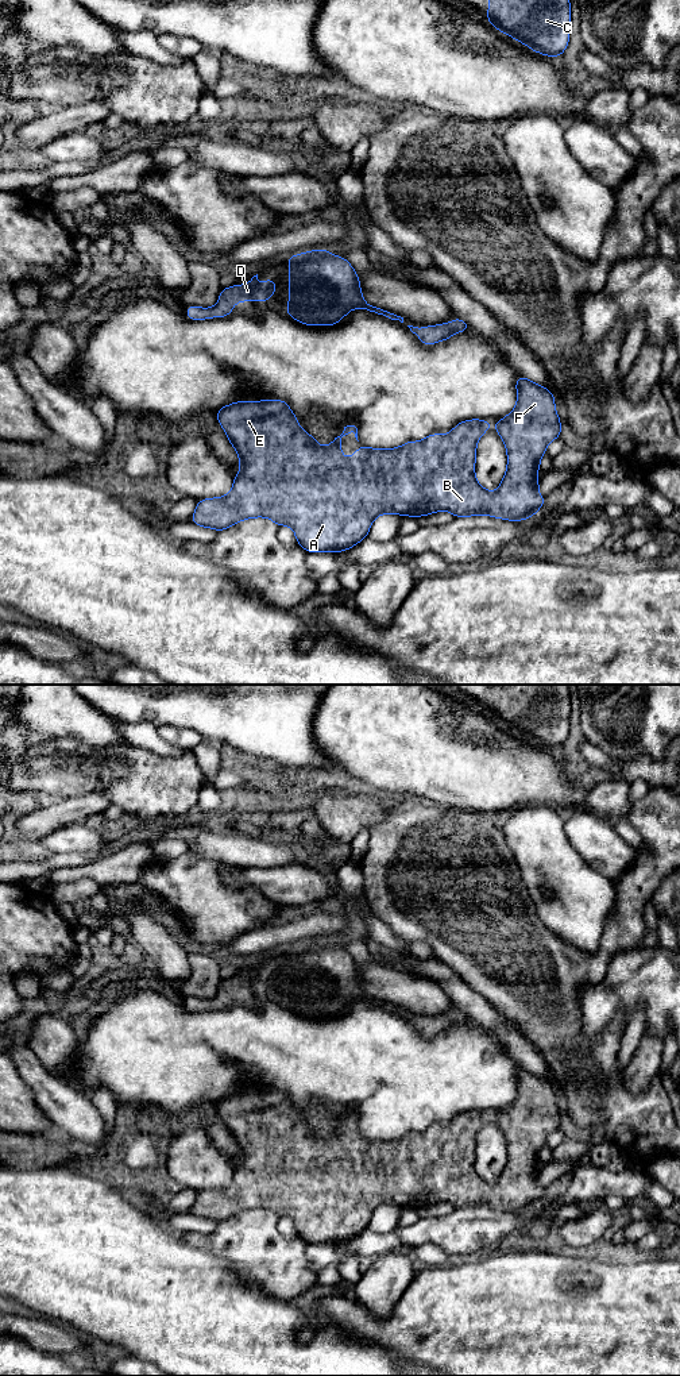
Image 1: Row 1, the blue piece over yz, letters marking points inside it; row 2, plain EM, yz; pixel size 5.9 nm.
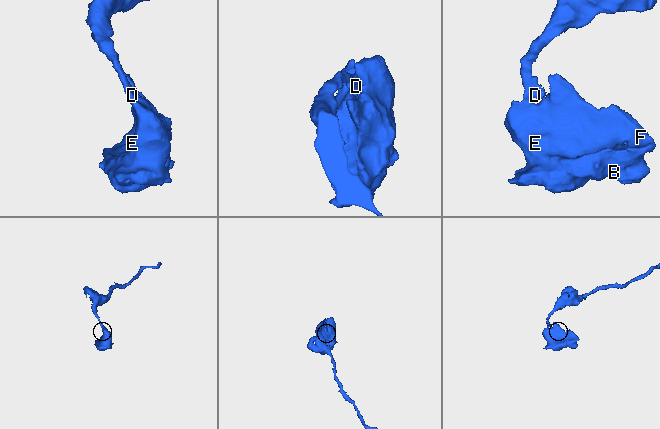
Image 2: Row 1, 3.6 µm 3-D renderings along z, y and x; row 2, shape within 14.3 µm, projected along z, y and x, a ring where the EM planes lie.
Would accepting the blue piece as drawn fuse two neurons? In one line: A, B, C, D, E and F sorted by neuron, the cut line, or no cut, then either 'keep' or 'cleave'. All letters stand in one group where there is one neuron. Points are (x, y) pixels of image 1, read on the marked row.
groups A B C D E F; cut none; keep

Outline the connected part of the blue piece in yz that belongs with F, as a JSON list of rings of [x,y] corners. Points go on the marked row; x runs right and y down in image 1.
[[[521,374],[517,377],[515,381],[517,388],[517,405],[514,411],[501,419],[495,428],[498,431],[498,435],[503,439],[503,443],[507,450],[507,470],[506,474],[495,493],[486,490],[482,487],[476,478],[475,478],[475,459],[476,459],[476,443],[479,438],[486,433],[486,431],[492,425],[490,421],[486,420],[465,420],[459,423],[453,427],[452,432],[448,435],[440,435],[440,433],[432,433],[428,438],[425,438],[421,442],[406,442],[398,448],[391,450],[382,450],[382,448],[368,448],[364,447],[360,442],[360,448],[351,456],[351,458],[341,458],[341,438],[353,432],[355,438],[358,440],[358,428],[355,425],[347,425],[344,427],[344,431],[340,436],[335,438],[332,443],[329,443],[328,447],[321,447],[313,436],[310,436],[306,431],[298,427],[298,420],[295,415],[290,411],[289,405],[283,400],[263,400],[263,401],[239,401],[229,405],[223,406],[219,409],[219,412],[215,415],[217,421],[224,428],[227,438],[229,443],[235,447],[237,451],[237,456],[240,460],[240,473],[233,478],[232,490],[228,496],[217,497],[217,498],[205,498],[201,501],[197,501],[197,508],[192,516],[192,523],[200,527],[205,528],[213,528],[219,532],[227,529],[228,527],[252,517],[268,517],[271,519],[278,527],[281,525],[289,525],[294,529],[297,543],[306,551],[306,552],[318,552],[318,551],[332,551],[335,554],[345,551],[348,548],[352,548],[355,544],[362,541],[366,536],[368,536],[371,523],[375,517],[383,514],[383,513],[397,513],[399,516],[413,516],[413,517],[421,517],[426,516],[434,512],[440,510],[448,510],[456,517],[467,517],[467,516],[479,516],[479,514],[487,514],[497,519],[510,520],[510,521],[521,521],[526,520],[530,516],[536,514],[541,506],[544,506],[545,497],[540,496],[537,490],[540,489],[540,482],[537,481],[537,473],[540,470],[540,460],[542,455],[545,454],[546,446],[560,438],[561,435],[561,423],[559,419],[559,415],[555,409],[555,394],[548,390],[546,388],[542,388],[533,381],[526,379]]]

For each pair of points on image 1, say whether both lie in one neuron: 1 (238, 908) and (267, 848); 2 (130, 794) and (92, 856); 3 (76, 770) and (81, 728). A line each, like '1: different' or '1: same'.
1: different
2: different
3: different

